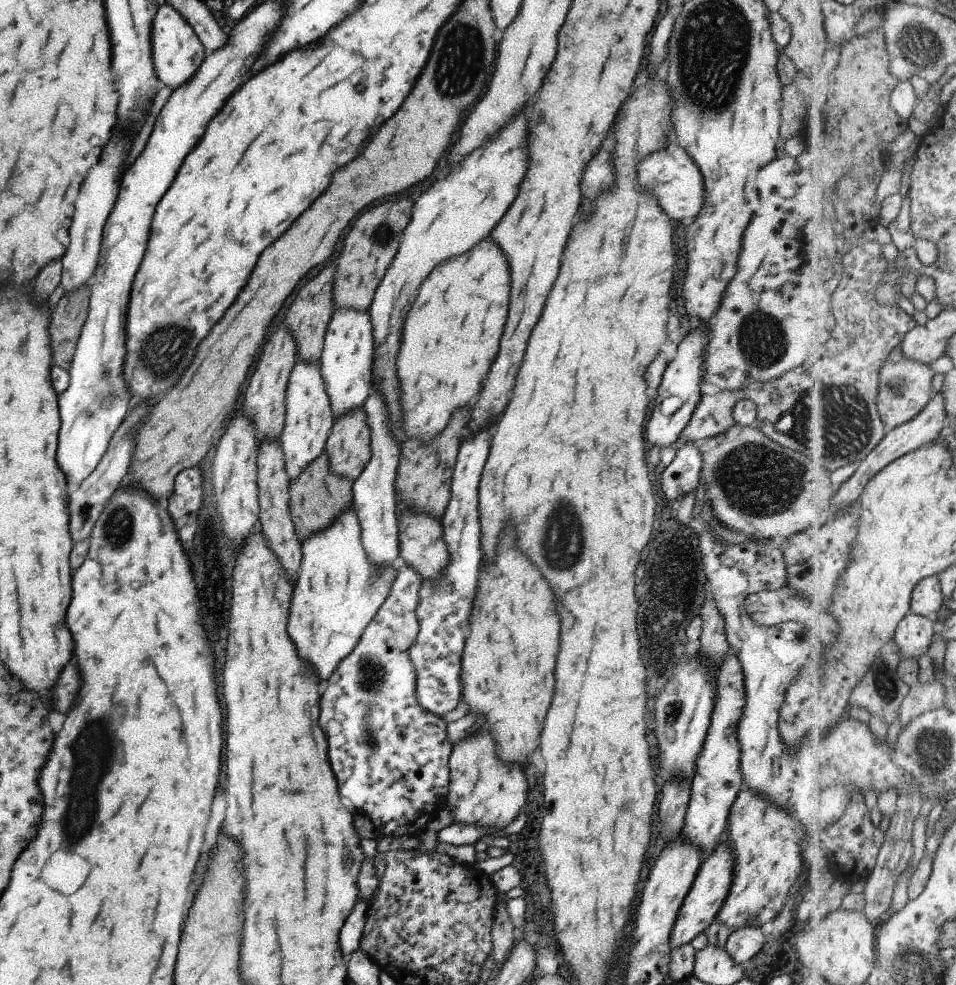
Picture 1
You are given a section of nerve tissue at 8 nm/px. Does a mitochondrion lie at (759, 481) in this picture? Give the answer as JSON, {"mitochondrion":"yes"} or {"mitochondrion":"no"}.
{"mitochondrion":"yes"}

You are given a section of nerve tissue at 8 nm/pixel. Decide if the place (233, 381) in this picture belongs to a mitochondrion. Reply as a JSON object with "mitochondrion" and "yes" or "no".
{"mitochondrion":"no"}

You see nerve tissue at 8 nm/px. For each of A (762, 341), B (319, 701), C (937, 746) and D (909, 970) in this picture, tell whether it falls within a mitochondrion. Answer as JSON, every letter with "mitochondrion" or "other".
{"A":"mitochondrion","B":"other","C":"mitochondrion","D":"mitochondrion"}

